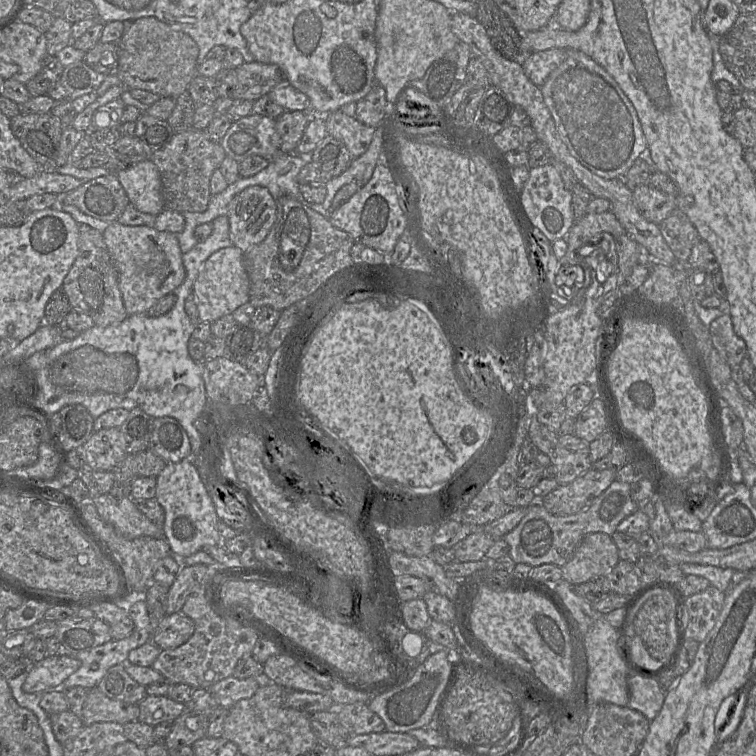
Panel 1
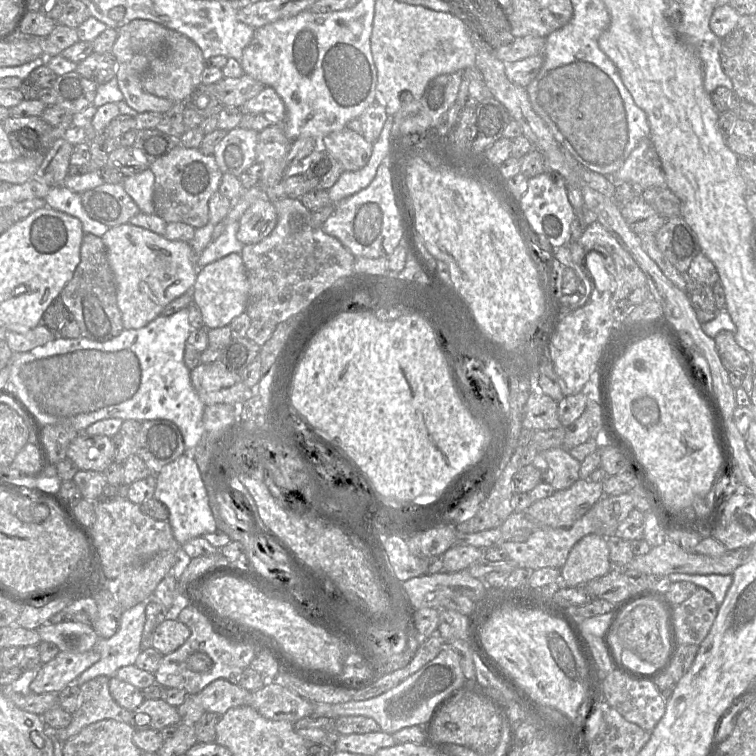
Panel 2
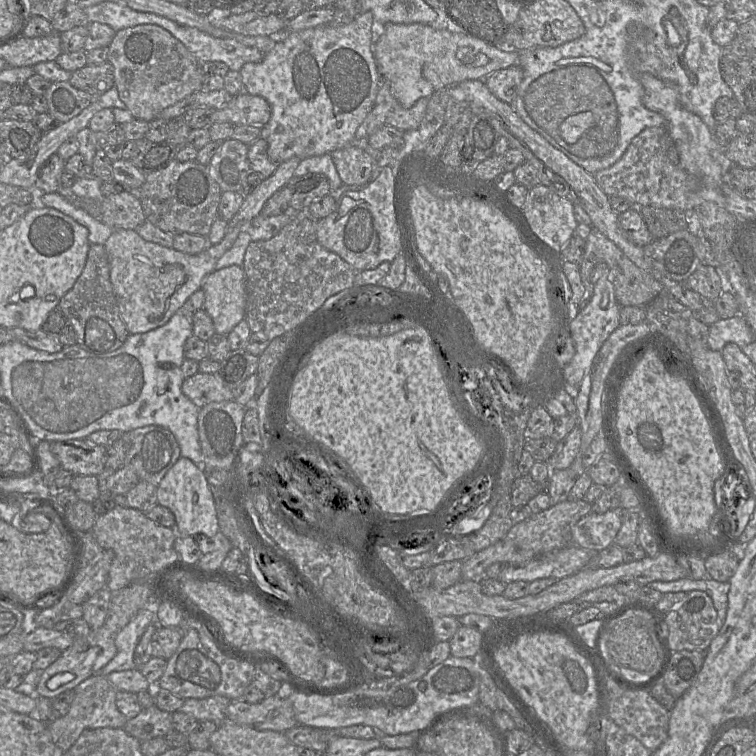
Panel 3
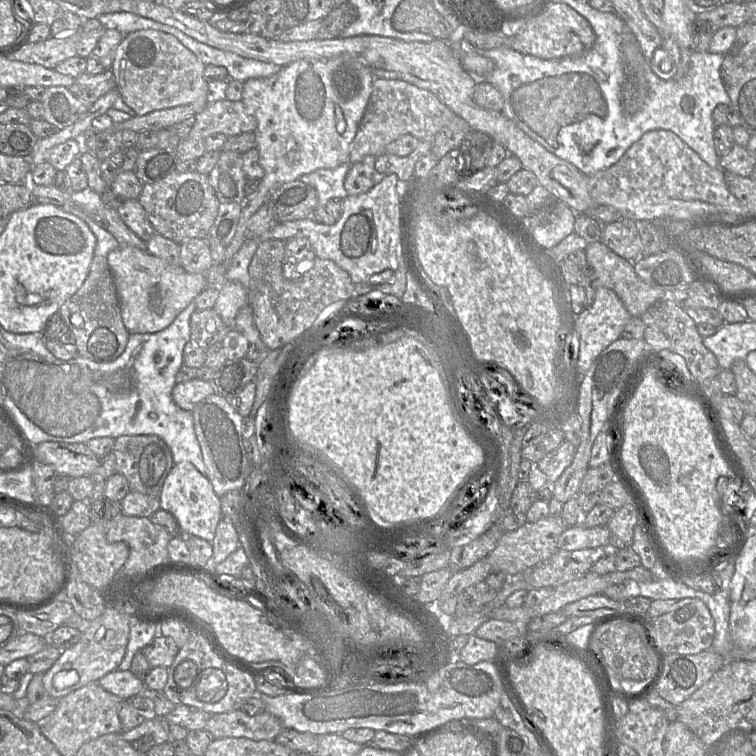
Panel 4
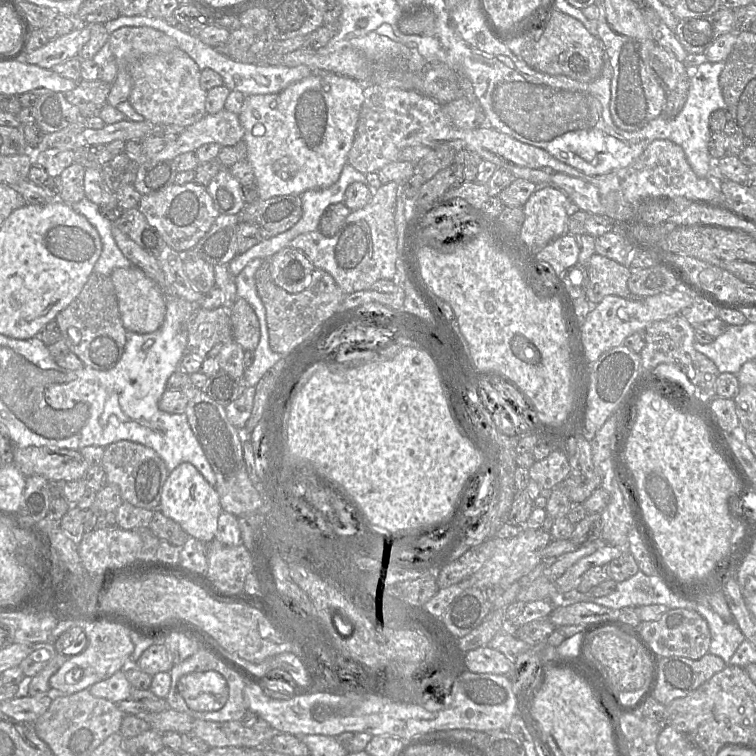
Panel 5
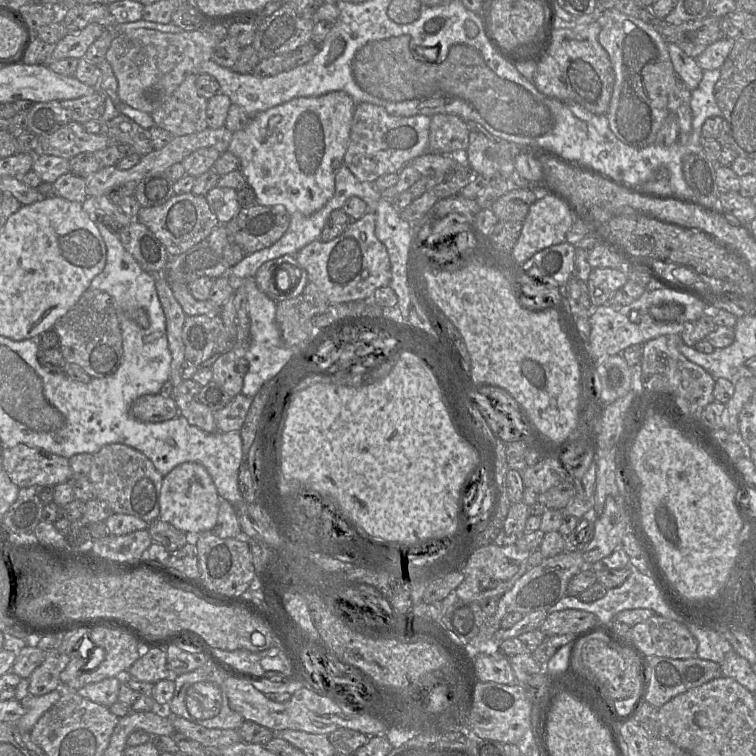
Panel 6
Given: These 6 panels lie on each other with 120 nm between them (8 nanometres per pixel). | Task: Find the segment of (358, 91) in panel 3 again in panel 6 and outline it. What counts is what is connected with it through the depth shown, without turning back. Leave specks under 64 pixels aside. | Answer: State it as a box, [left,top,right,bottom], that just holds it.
[228,91,356,215]

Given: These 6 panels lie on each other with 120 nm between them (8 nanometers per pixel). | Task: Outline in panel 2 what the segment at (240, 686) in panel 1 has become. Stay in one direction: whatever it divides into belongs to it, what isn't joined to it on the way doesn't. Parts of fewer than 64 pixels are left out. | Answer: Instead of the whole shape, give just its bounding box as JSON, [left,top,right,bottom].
[197,679,251,715]

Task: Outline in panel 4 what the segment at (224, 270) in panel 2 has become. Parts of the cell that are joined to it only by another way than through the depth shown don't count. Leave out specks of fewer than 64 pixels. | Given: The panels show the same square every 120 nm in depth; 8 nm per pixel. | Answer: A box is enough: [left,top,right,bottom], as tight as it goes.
[213,281,248,327]

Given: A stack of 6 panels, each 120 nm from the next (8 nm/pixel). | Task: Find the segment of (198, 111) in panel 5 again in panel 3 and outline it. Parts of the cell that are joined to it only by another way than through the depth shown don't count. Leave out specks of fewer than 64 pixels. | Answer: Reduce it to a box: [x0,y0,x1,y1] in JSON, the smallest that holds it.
[108,24,203,121]

